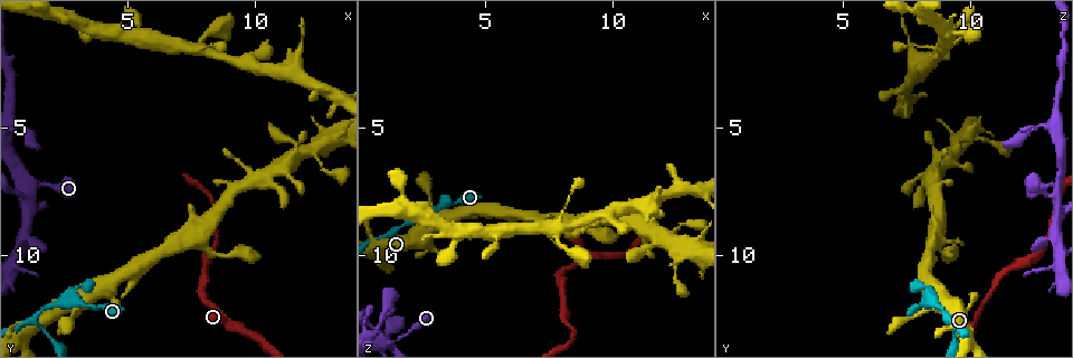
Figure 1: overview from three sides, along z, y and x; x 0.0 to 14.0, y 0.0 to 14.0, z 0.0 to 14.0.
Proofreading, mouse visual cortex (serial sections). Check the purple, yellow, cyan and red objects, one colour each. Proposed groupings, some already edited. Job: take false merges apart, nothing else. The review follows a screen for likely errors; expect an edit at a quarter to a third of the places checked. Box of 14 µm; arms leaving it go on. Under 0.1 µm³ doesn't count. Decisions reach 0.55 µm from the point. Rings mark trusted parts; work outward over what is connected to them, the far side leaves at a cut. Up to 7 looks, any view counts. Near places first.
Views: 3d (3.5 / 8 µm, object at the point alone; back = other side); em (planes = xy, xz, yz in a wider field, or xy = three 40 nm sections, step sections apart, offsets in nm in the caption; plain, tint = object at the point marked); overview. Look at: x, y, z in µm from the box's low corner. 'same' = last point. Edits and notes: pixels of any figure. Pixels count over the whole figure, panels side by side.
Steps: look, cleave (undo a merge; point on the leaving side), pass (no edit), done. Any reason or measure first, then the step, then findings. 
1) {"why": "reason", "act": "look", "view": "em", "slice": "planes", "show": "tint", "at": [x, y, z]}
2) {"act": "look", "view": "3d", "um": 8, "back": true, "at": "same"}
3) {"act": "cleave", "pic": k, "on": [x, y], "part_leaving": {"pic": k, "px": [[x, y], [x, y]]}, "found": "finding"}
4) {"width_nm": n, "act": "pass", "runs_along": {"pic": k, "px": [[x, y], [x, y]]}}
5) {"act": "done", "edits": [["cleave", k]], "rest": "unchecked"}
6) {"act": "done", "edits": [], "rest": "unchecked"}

{"why": "thick turns thin", "act": "look", "view": "3d", "um": 3.5, "at": [9.0, 12.7, 9.9]}

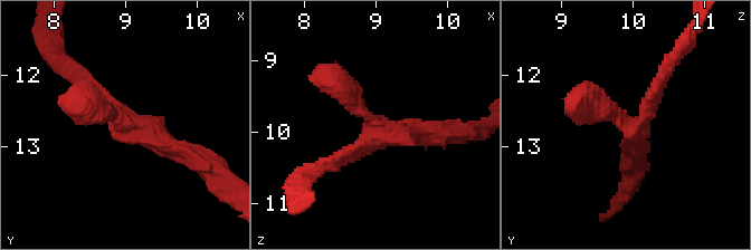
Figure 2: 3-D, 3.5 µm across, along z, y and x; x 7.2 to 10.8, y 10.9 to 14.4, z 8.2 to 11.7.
{"arms": 3, "arm_widths_nm": [200, 250, 350], "act": "look", "view": "em", "slice": "planes", "show": "tint", "at": [9.05, 12.75, 10.00]}

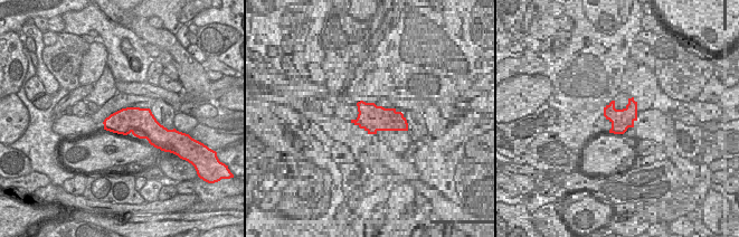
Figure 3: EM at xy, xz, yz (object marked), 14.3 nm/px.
{"width_nm": 380, "act": "pass", "runs_along": {"pic": 2, "px": [[580, 107], [637, 127], [663, 79]]}, "found": "continuous, no second cell"}

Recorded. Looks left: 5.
{"why": "small branch off a trunk", "act": "look", "view": "3d", "um": 3.5, "back": true, "at": [12.7, 5.4, 10.0]}

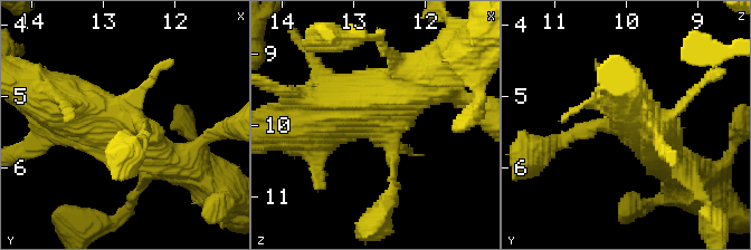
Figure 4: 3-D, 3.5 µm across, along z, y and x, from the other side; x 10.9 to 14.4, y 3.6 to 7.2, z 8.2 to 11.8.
{"why": "now the EM", "act": "look", "view": "em", "slice": "xy", "step": 3, "show": "tint", "at": [12.60, 5.40, 9.95]}

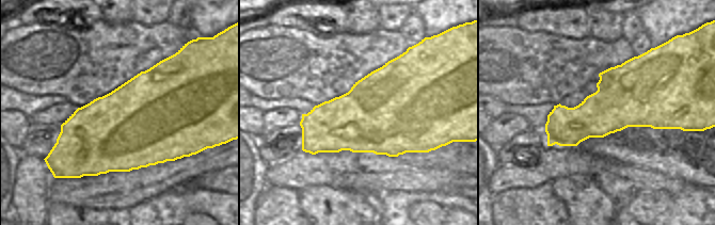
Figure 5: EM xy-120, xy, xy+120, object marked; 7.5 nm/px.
{"act": "pass", "runs_along": {"pic": 4, "px": [[187, 169], [70, 104]]}, "found": "continuous, no second cell"}

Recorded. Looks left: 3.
{"why": "looks like a crossing", "act": "look", "view": "3d", "um": 3.5, "at": [1.4, 7.2, 13.3]}

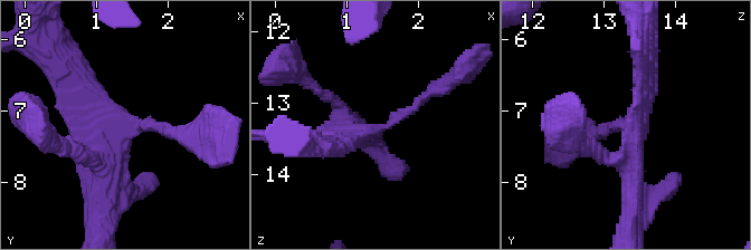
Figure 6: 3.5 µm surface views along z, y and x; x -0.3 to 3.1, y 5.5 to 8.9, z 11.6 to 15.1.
{"why": "need the tissue", "act": "look", "view": "em", "slice": "xy", "step": 3, "show": "tint", "at": [1.35, 7.20, 13.40]}

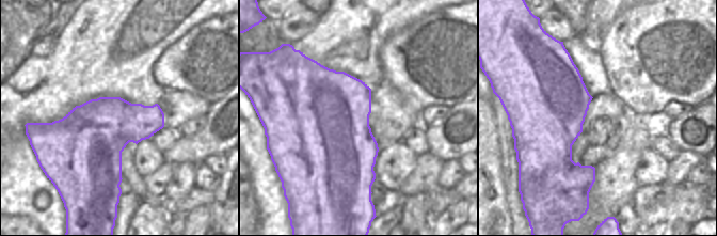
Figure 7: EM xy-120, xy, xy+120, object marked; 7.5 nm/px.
{"width_nm": 650, "act": "pass", "runs_along": {"pic": 6, "px": [[181, 136], [119, 126], [70, 71]]}, "found": "all the same cell"}

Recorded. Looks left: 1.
{"act": "done", "edits": [], "rest": "unchecked"}

